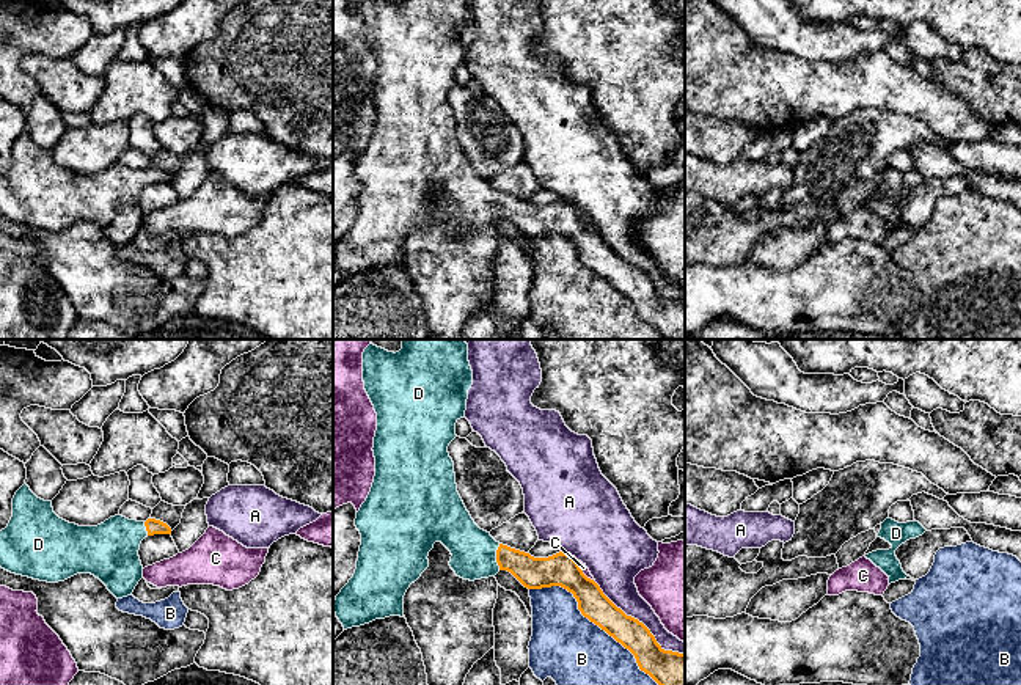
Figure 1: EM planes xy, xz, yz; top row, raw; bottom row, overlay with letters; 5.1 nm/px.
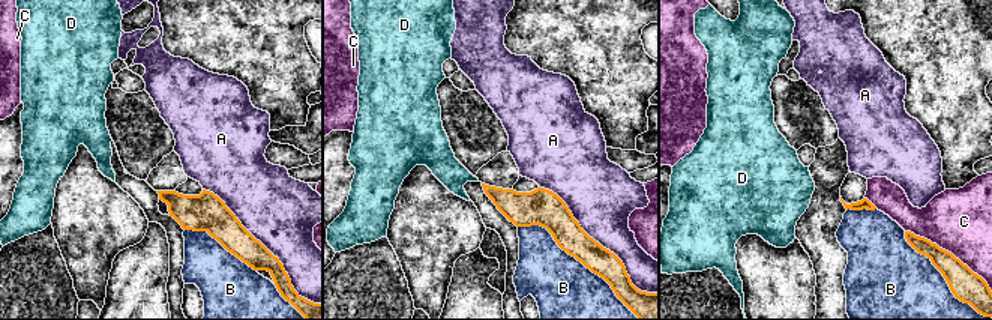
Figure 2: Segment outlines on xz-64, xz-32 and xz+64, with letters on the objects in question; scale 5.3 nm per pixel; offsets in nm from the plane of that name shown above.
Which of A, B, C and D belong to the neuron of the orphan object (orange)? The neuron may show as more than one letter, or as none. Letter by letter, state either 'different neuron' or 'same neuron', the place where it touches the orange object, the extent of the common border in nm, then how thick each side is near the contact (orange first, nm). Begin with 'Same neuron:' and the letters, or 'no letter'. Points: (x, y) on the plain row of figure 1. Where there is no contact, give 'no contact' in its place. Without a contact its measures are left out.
Same neuron: D
A: different neuron; contact xz (638, 269); length 600 nm; calibres 160 and 190 nm
B: different neuron; contact xz (597, 272); length 900 nm; calibres 160 and 400 nm
C: different neuron; contact xz (581, 219); length 180 nm; calibres 170 and 40 nm
D: same neuron; contact xz (497, 205); length 140 nm; calibres 160 and 220 nm

